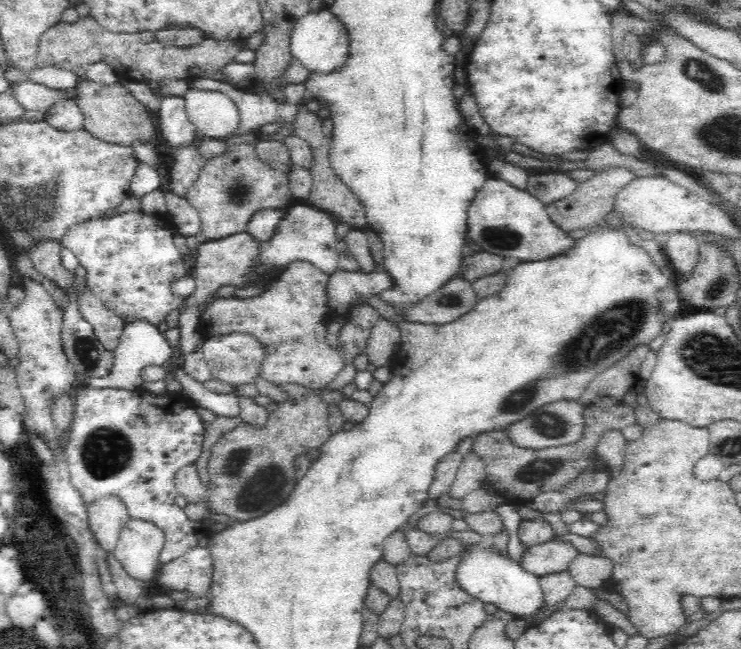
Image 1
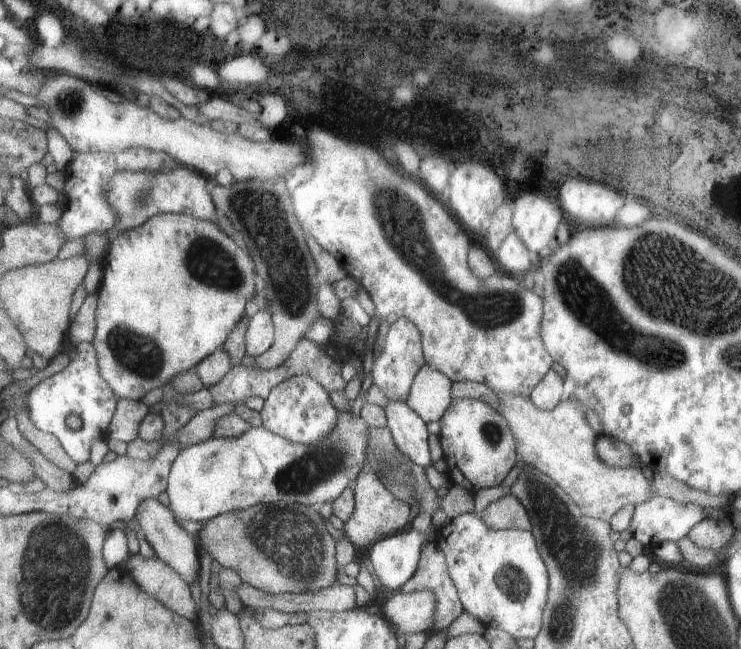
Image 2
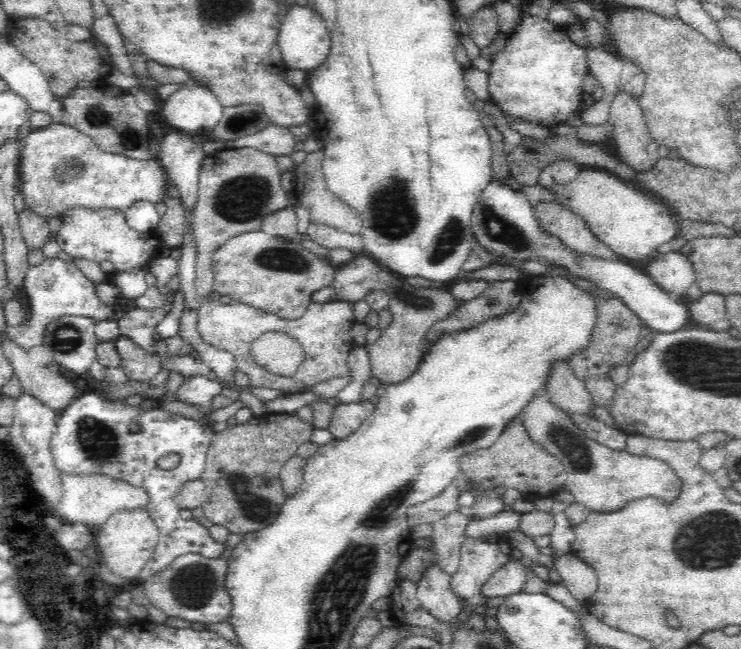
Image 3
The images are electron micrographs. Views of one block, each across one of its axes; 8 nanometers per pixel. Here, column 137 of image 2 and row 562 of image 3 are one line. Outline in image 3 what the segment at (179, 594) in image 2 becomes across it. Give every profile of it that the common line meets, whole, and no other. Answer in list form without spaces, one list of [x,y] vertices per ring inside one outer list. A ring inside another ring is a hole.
[[[564,554],[558,556],[554,560],[554,566],[560,574],[560,582],[566,584],[566,588],[570,590],[572,598],[580,604],[584,604],[592,594],[598,592],[598,576],[596,572],[586,566],[582,560],[578,560],[572,554]]]

